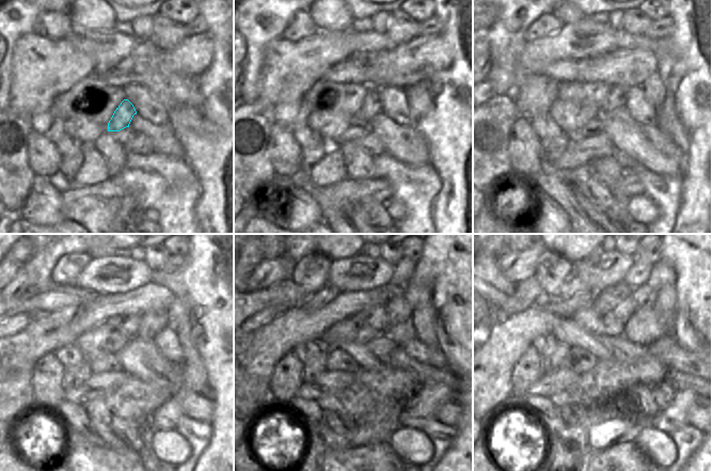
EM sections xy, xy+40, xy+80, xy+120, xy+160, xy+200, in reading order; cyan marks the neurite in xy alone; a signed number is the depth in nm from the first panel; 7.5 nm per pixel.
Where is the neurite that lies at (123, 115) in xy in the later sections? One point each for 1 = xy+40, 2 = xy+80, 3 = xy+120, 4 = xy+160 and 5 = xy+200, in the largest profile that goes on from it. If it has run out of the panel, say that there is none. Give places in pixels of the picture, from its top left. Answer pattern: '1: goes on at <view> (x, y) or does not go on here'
1: goes on at xy+40 (372, 105)
2: goes on at xy+80 (616, 98)
3: goes on at xy+120 (152, 323)
4: goes on at xy+160 (398, 310)
5: goes on at xy+200 (643, 295)

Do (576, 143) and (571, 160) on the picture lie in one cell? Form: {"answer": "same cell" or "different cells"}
{"answer": "different cells"}

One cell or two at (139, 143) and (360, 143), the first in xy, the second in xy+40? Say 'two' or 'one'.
one

